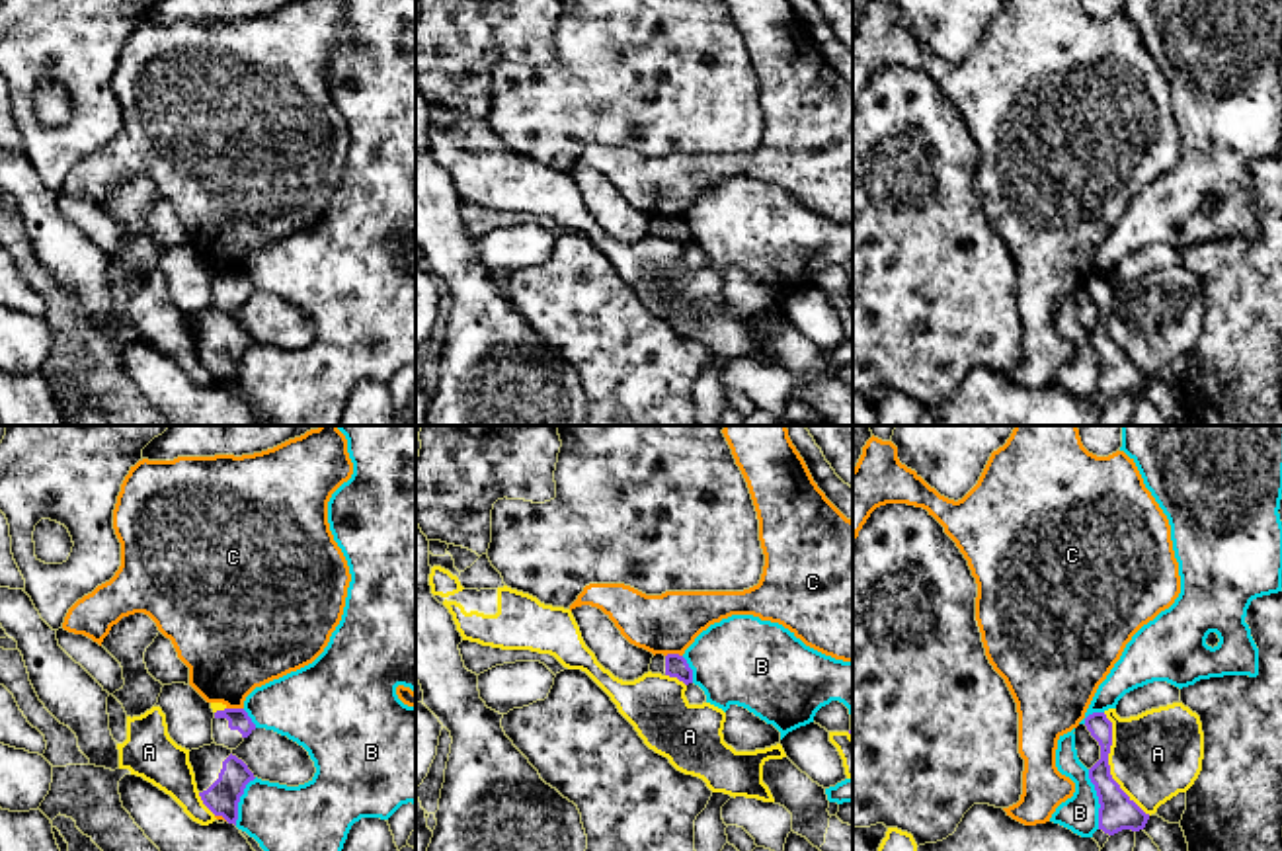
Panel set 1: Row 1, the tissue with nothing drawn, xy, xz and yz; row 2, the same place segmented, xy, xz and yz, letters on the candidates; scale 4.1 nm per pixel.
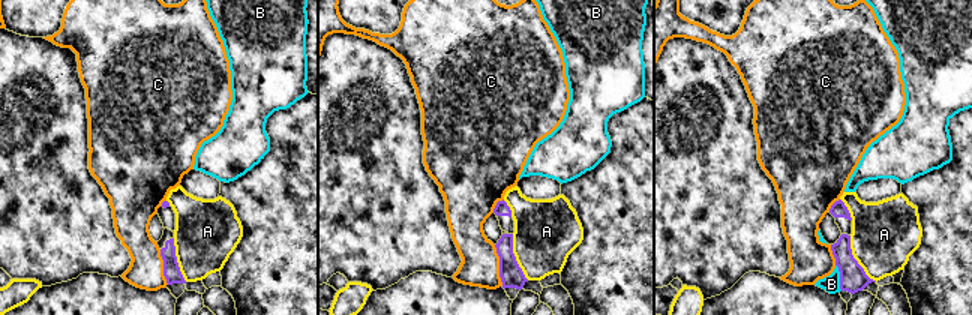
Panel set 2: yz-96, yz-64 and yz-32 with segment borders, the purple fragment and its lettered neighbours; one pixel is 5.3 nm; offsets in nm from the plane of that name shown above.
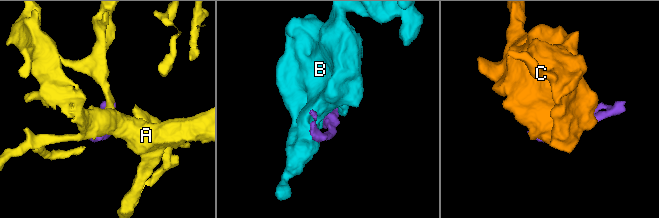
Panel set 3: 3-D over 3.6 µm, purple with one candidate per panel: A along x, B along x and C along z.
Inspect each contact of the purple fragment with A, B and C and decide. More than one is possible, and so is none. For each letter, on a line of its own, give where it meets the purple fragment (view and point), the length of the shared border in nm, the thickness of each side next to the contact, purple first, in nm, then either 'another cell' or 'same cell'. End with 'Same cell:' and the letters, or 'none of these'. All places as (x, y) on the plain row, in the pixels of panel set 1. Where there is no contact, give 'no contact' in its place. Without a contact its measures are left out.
A: contact yz (1109, 328); length 460 nm; calibres 150 and 360 nm; another cell
B: contact yz (1099, 362); length 260 nm; calibres 150 and 150 nm; another cell
C: contact xy (235, 272); length 70 nm; calibres 90 and 380 nm; another cell
Same cell: none of these

